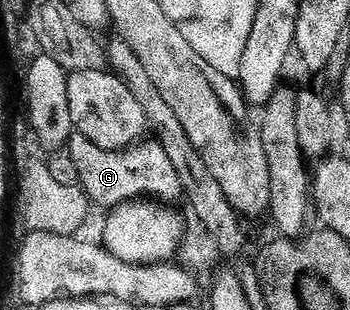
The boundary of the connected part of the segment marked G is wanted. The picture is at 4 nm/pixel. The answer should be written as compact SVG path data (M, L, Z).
M77 133L69 136L69 143L70 163L74 166L75 173L78 174L78 179L76 178L77 186L82 188L82 192L90 200L91 204L98 206L99 203L103 209L109 209L111 207L118 207L122 203L142 201L147 197L154 201L161 201L166 205L173 204L173 199L176 199L176 201L182 199L180 177L173 173L165 173L166 175L162 175L162 167L164 171L164 156L161 150L141 151L141 146L135 145L133 147L123 147L121 151L105 151Z

